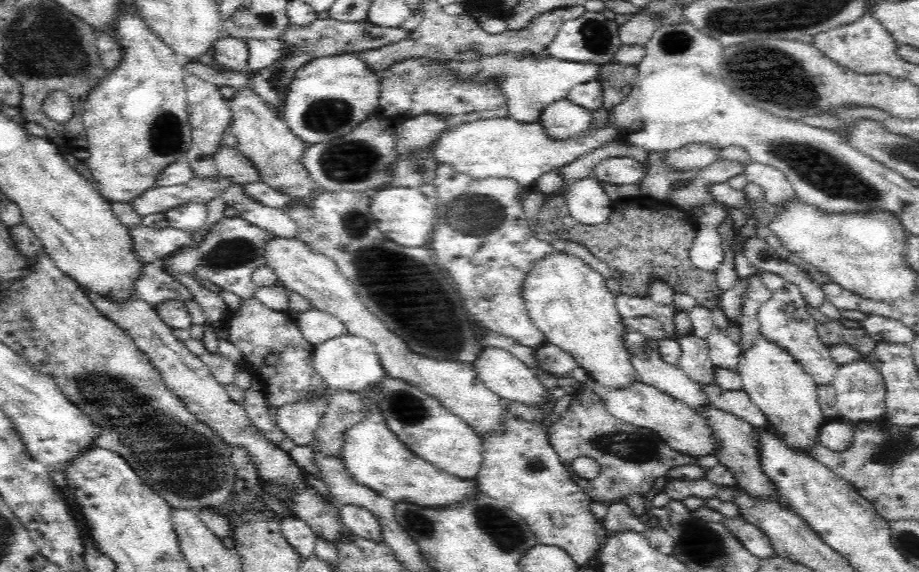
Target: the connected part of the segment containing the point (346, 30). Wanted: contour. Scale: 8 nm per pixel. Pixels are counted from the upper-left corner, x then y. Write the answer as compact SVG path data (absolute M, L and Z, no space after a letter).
M330 17L320 19L315 18L309 23L294 24L288 22L285 29L282 29L277 39L282 43L283 55L255 72L252 77L251 91L265 102L281 118L286 114L286 100L288 92L298 76L298 72L322 57L330 57L344 53L360 53L366 50L378 50L384 46L404 40L410 36L403 27L388 28L376 26L368 20L358 22L338 22Z

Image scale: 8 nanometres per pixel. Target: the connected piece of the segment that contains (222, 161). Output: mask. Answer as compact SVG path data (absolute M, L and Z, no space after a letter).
M220 146L213 155L216 172L236 177L237 184L250 183L257 180L256 169L236 147Z

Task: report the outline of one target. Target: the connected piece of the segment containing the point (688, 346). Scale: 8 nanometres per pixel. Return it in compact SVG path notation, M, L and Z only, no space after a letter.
M694 334L677 340L682 347L682 356L677 366L698 384L703 386L718 384L716 377L718 367L709 357L708 343Z

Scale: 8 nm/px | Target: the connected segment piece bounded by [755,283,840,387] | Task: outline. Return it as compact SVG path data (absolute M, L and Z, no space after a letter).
M787 283L782 290L776 290L776 292L774 292L774 298L772 298L770 302L767 302L756 309L755 315L759 320L760 332L763 334L765 340L783 348L792 358L794 358L818 386L834 387L834 380L836 380L836 374L838 374L838 370L840 370L840 365L834 361L834 356L830 354L825 347L825 344L820 342L815 329L818 322L812 315L806 312L806 303L800 287L796 284Z

